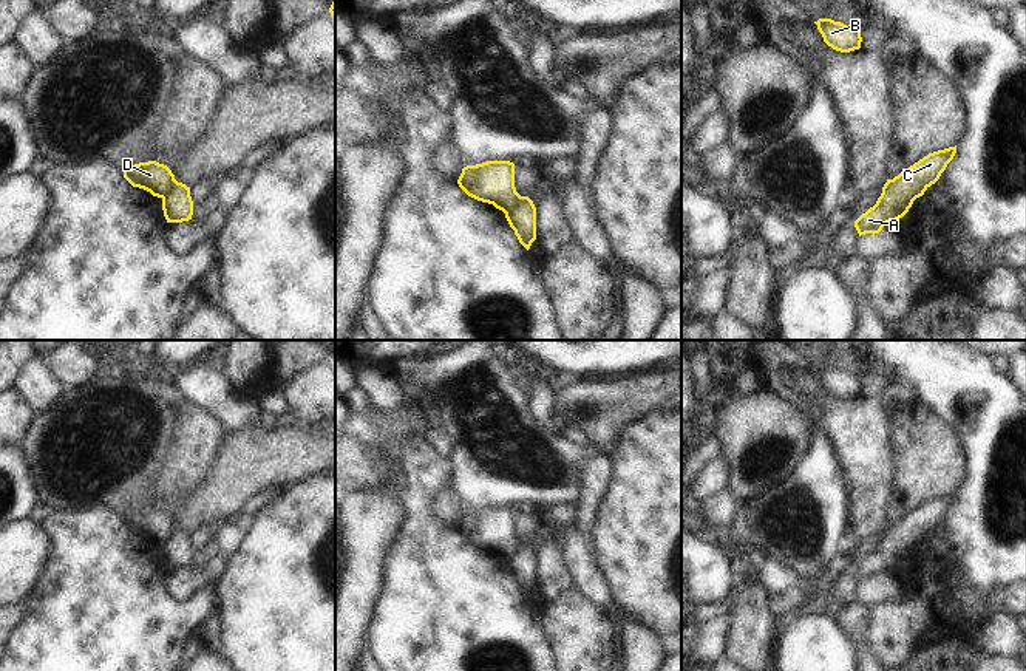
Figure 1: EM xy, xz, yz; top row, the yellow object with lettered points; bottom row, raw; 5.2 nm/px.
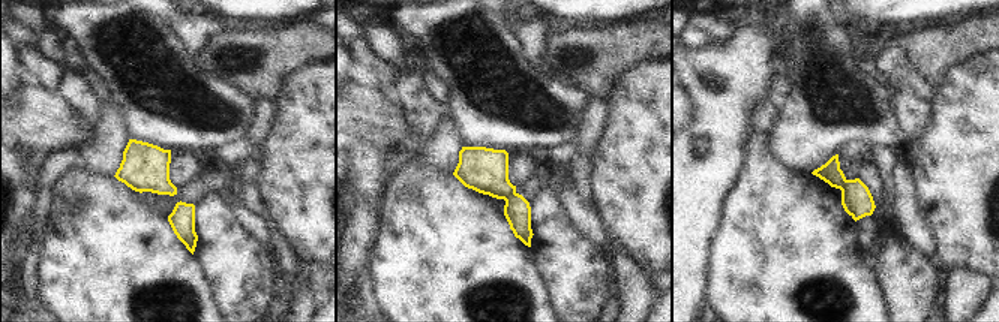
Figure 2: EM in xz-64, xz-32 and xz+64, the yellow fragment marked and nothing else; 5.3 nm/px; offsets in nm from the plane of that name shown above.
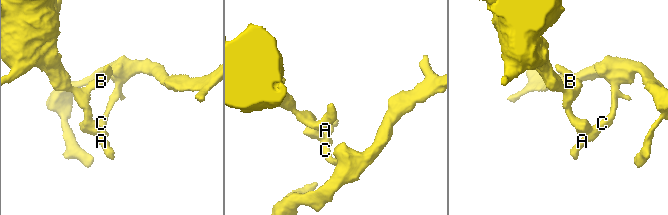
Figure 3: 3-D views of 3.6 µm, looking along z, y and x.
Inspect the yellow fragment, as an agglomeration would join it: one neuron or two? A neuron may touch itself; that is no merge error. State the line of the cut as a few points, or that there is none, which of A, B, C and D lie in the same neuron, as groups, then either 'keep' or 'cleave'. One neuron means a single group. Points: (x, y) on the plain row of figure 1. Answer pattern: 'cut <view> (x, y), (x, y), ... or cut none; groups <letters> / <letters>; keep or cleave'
cut xy (175, 526), (170, 538), (163, 544); groups A C / B D; cleave

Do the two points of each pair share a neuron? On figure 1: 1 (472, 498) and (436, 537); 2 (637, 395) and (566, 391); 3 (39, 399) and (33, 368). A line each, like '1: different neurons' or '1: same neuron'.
1: different neurons
2: same neuron
3: same neuron

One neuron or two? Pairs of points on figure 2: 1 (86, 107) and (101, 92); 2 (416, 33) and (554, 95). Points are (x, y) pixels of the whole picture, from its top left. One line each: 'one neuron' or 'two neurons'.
1: two neurons
2: one neuron

